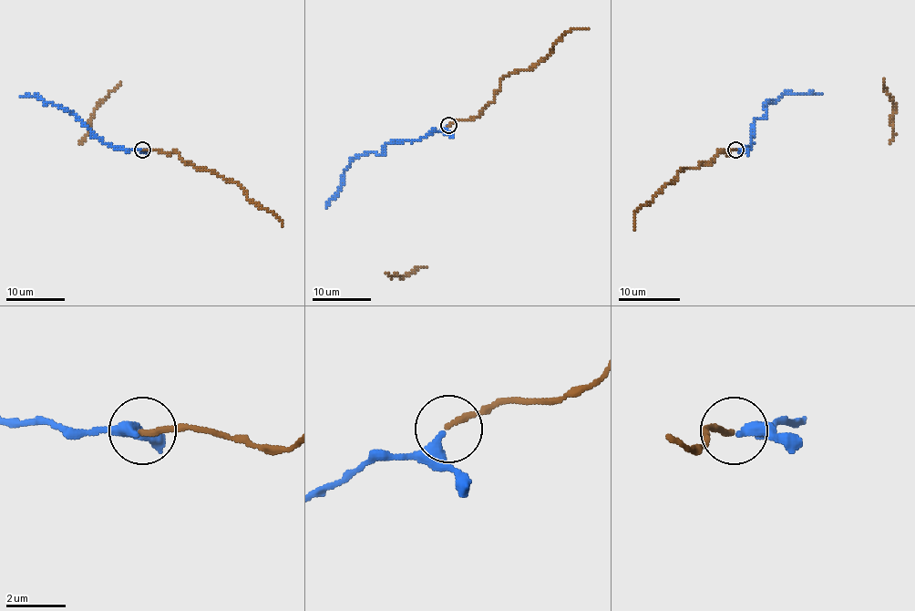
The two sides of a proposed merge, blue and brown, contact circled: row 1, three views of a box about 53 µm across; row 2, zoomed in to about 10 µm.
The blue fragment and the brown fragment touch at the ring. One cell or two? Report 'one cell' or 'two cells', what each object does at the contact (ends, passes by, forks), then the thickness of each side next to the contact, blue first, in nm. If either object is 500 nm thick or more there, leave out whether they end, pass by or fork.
one cell; blue passes by; brown ends; calibres 280 and 200 nm

